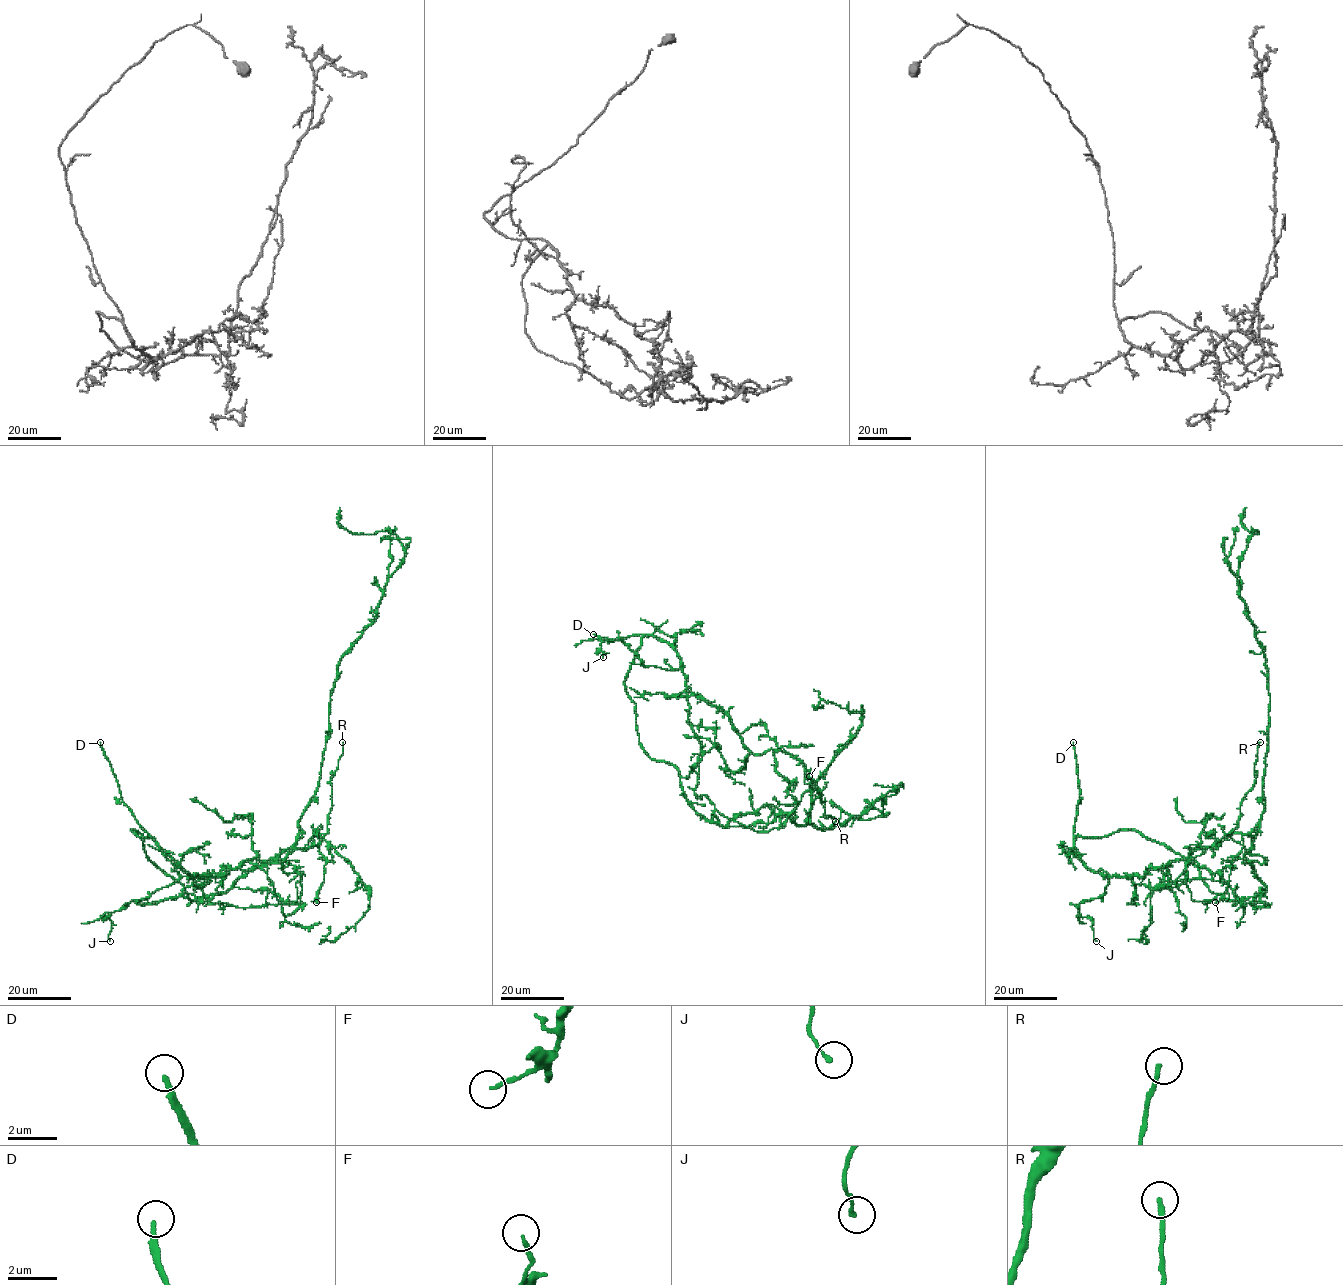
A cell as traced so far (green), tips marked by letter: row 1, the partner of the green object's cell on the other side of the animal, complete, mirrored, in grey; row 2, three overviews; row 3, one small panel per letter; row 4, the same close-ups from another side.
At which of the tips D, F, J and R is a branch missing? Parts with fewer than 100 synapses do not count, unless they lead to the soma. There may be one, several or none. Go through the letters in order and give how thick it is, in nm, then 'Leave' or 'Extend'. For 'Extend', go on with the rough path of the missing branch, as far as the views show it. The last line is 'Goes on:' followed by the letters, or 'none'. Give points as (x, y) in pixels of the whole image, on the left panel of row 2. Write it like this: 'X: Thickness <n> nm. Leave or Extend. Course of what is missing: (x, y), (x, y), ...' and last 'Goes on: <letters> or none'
D: Thickness 160 nm. Extend. Course of what is missing: (100, 742), (78, 699), (67, 654), (67, 638), (85, 609), (142, 548), (208, 493), (250, 485), (258, 497)
F: Thickness 140 nm. Leave
J: Thickness 160 nm. Leave
R: Thickness 170 nm. Leave
Goes on: D

